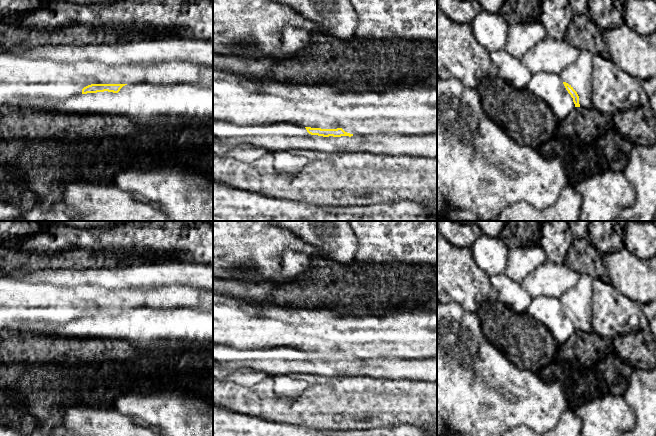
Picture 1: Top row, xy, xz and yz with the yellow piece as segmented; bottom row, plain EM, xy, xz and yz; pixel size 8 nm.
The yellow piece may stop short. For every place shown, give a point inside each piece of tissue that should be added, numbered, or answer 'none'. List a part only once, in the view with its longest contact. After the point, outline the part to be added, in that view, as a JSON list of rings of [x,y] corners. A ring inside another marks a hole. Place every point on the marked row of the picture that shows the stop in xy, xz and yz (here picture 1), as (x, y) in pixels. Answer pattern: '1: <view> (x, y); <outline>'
1: xz (283, 136); [[[213,119],[213,143],[249,144],[273,152],[311,150],[437,157],[437,134],[323,137],[311,135],[305,127],[288,122],[238,125]]]

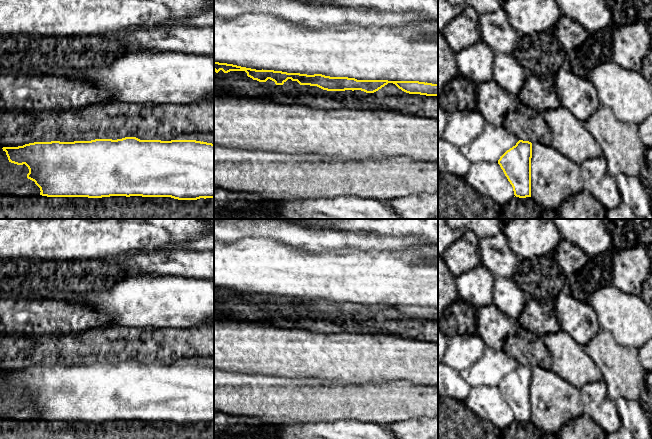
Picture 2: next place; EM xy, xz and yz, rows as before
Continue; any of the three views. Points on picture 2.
none

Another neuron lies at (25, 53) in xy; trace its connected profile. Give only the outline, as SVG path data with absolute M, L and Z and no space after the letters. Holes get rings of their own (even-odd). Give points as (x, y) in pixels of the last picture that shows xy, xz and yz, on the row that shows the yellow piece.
M27 34L0 35L0 69L13 73L58 74L68 70L88 70L114 62L128 51L137 50L125 44L121 37L101 35L33 36Z

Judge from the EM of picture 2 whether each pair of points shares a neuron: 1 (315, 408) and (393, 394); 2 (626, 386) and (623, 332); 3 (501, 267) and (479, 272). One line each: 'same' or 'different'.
1: same
2: different
3: different

